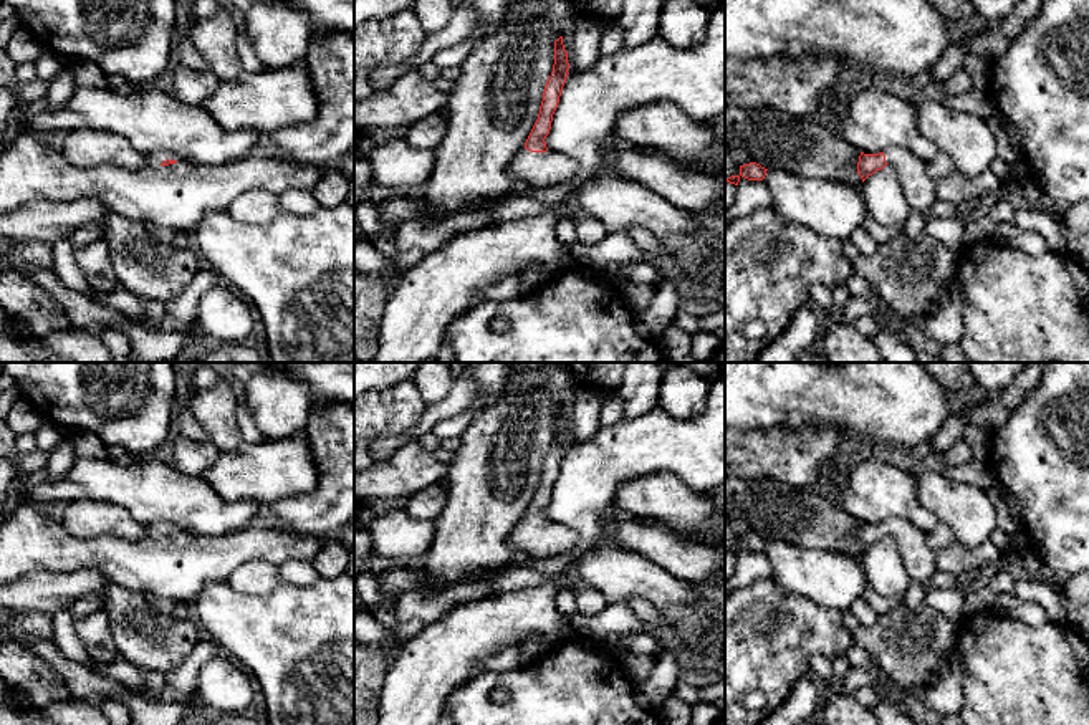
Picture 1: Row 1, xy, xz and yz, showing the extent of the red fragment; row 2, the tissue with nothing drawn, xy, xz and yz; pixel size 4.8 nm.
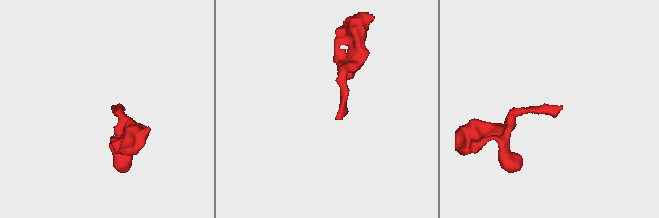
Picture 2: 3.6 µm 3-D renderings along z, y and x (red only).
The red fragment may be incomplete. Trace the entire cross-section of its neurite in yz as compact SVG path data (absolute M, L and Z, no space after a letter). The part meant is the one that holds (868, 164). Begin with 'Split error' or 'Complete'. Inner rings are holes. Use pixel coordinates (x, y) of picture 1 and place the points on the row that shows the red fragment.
Split error. M890 147L879 154L861 152L857 162L857 174L862 182L876 170L890 166L899 175L900 189L910 209L922 218L935 202L935 182L927 170L927 162L904 147Z

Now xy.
Split error. M154 151L151 154L146 154L146 159L146 167L157 167L185 161L185 156L182 156L180 152Z

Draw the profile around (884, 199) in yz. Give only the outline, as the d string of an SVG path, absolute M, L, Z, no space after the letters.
M885 166L869 175L861 187L867 212L882 225L904 225L912 212L894 167Z

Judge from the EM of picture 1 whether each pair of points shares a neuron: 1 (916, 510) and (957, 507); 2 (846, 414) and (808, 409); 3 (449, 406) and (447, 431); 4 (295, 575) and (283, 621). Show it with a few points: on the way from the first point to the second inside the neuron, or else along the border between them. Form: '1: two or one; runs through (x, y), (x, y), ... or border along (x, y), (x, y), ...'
1: two; border along (916, 470), (916, 497), (939, 522)
2: one; runs through (836, 409), (818, 409)
3: two; border along (474, 388), (470, 404), (431, 431)
4: two; border along (318, 576), (308, 585), (282, 581)

